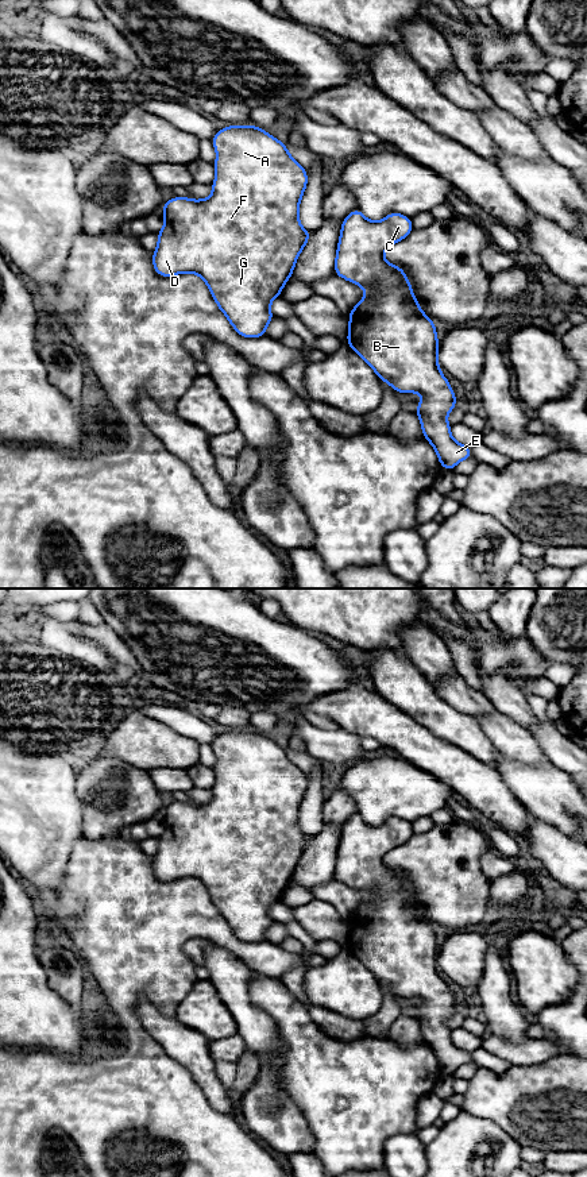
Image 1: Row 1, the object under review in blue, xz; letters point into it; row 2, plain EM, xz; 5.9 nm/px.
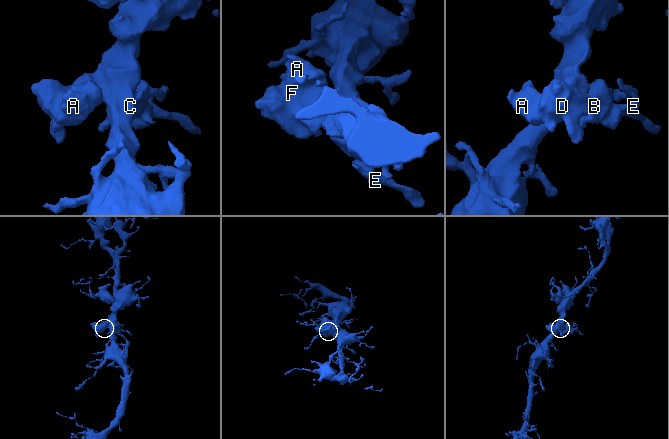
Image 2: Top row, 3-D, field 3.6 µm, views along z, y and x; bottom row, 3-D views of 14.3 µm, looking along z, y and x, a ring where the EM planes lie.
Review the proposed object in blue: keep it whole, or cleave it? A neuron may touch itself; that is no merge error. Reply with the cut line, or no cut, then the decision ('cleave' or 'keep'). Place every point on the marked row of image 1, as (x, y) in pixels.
no cut | keep

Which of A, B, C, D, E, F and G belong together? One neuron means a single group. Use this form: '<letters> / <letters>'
A B C D E F G

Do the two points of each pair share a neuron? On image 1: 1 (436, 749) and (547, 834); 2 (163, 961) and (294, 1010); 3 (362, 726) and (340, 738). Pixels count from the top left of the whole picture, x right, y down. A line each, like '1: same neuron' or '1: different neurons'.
1: different neurons
2: different neurons
3: different neurons

